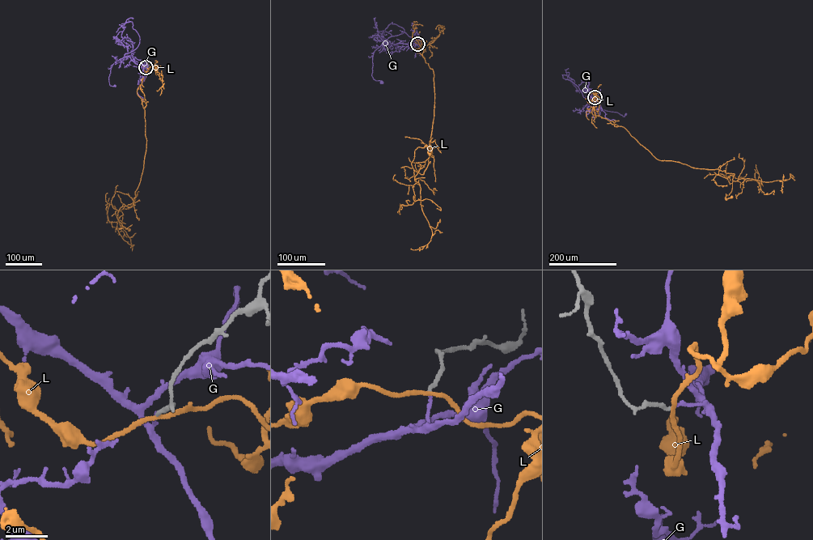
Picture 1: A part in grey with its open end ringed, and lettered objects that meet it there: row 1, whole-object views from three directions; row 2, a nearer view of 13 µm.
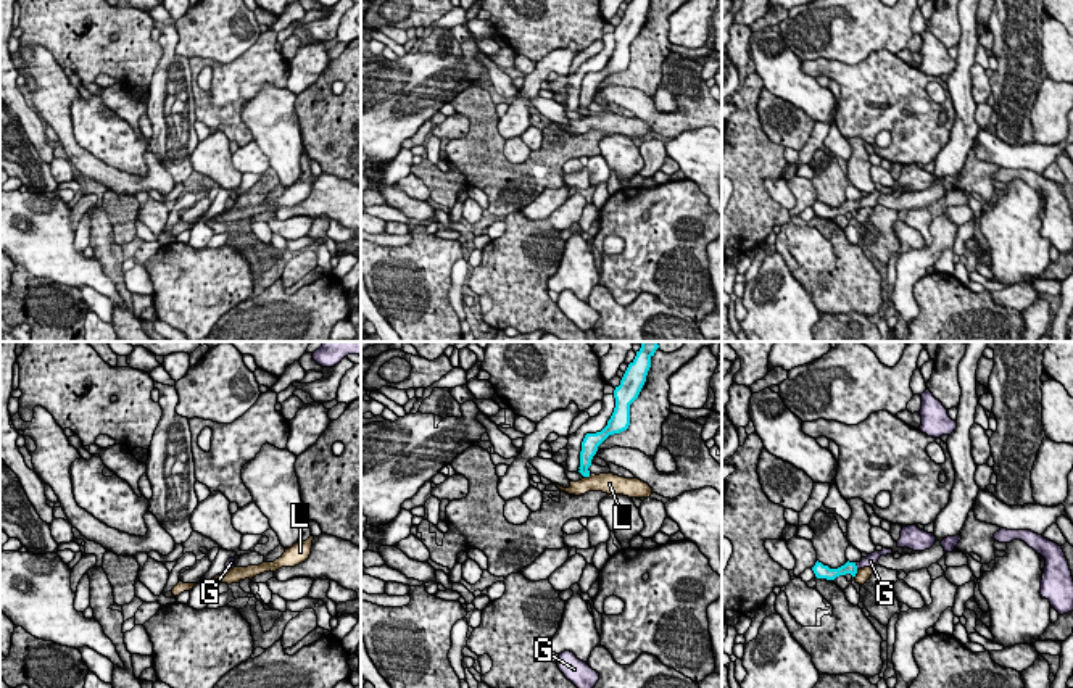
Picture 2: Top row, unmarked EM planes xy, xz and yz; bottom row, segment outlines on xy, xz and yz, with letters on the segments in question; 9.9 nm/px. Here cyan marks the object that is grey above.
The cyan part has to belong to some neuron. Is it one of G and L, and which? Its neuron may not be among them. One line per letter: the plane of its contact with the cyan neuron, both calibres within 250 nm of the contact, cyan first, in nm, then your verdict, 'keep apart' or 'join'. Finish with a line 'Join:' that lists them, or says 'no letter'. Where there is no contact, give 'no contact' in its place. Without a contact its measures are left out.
G: contact in yz; calibres 130 and 130 nm; join
L: contact in xz; calibres 140 and 200 nm; keep apart
Join: G

